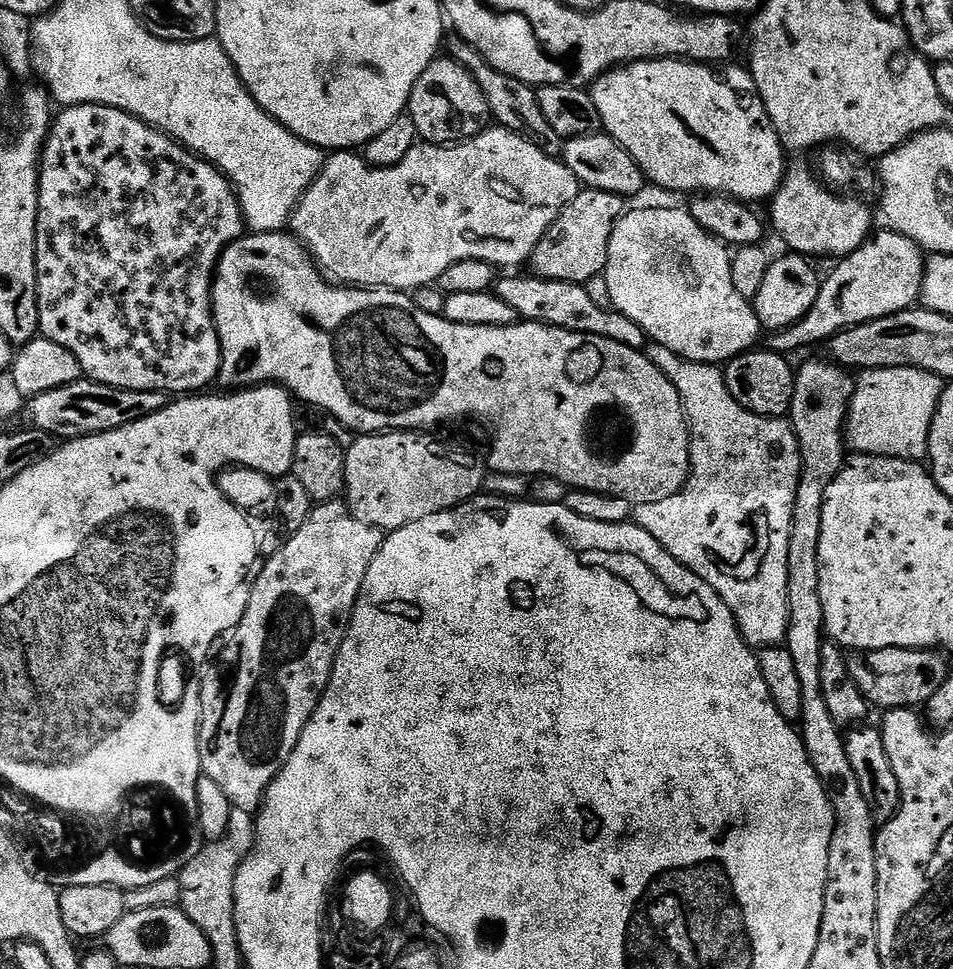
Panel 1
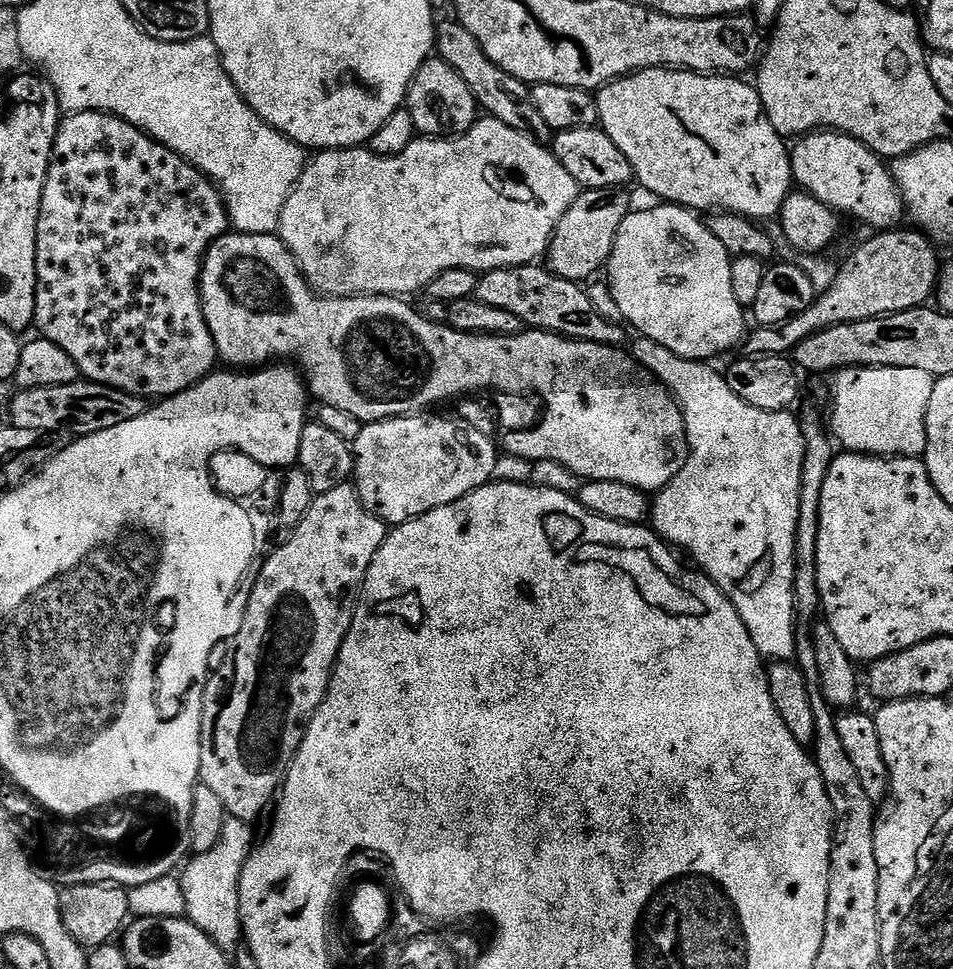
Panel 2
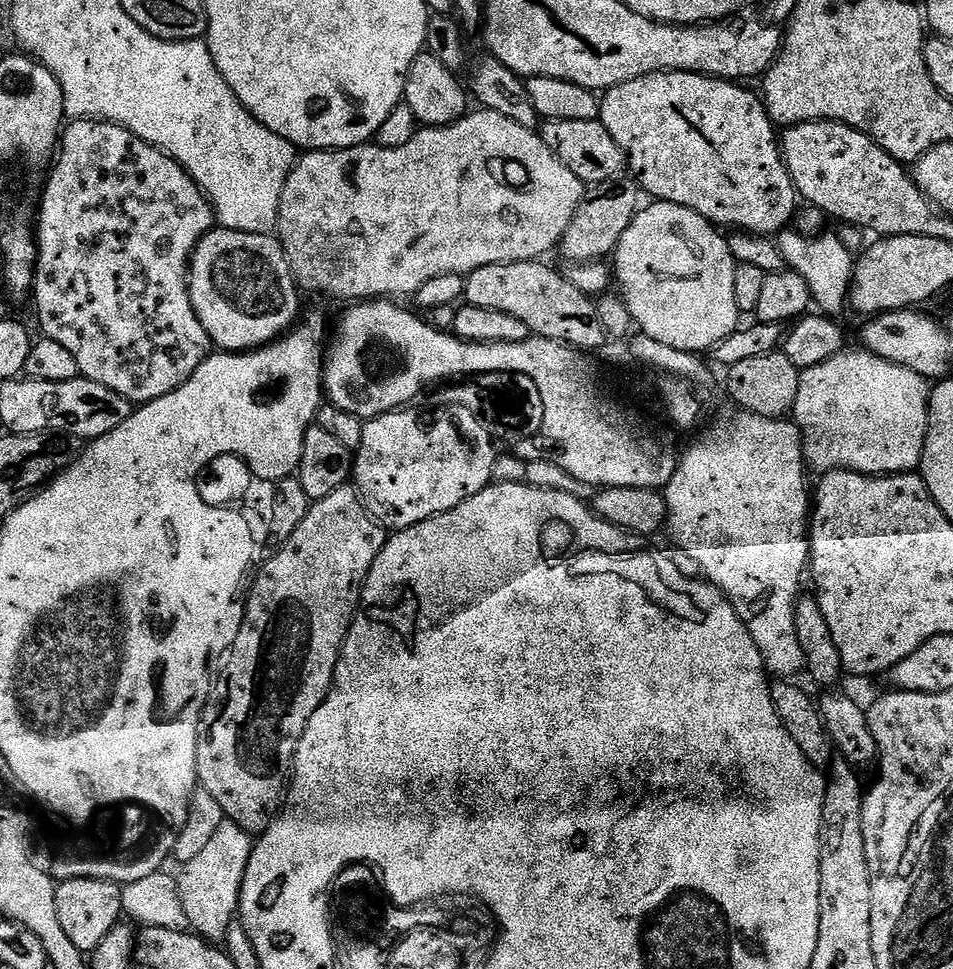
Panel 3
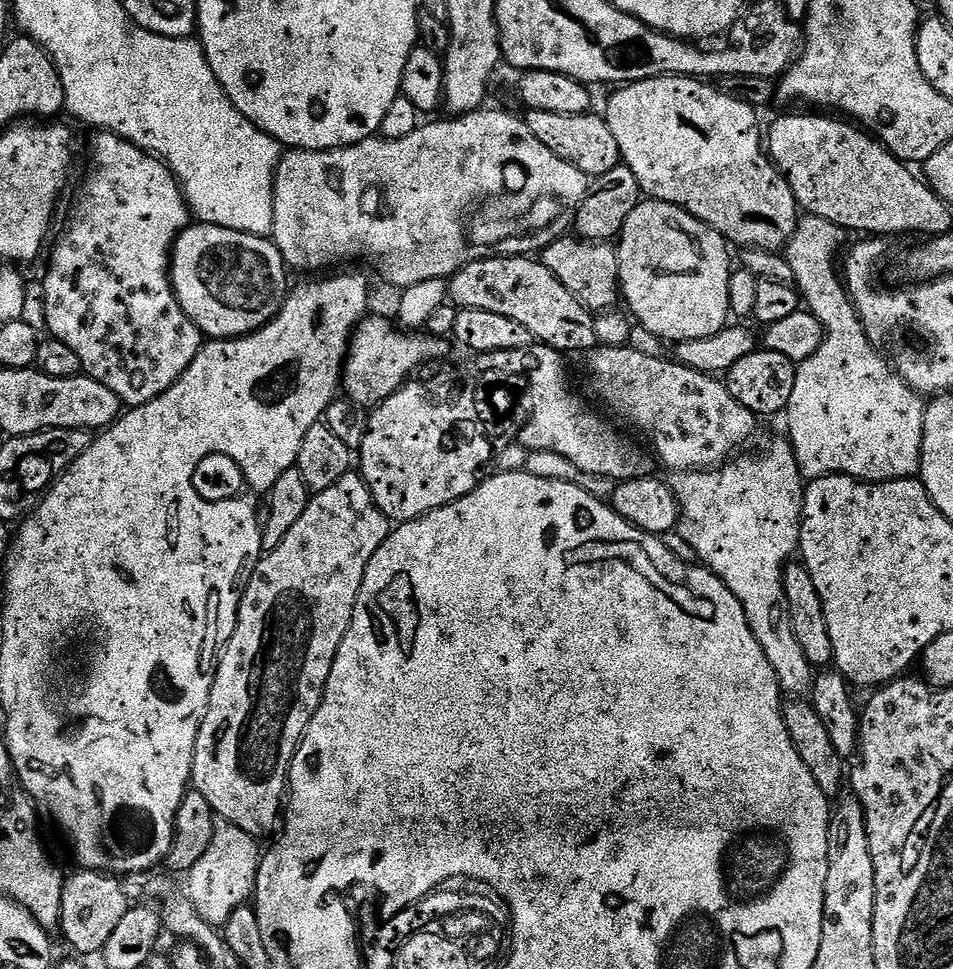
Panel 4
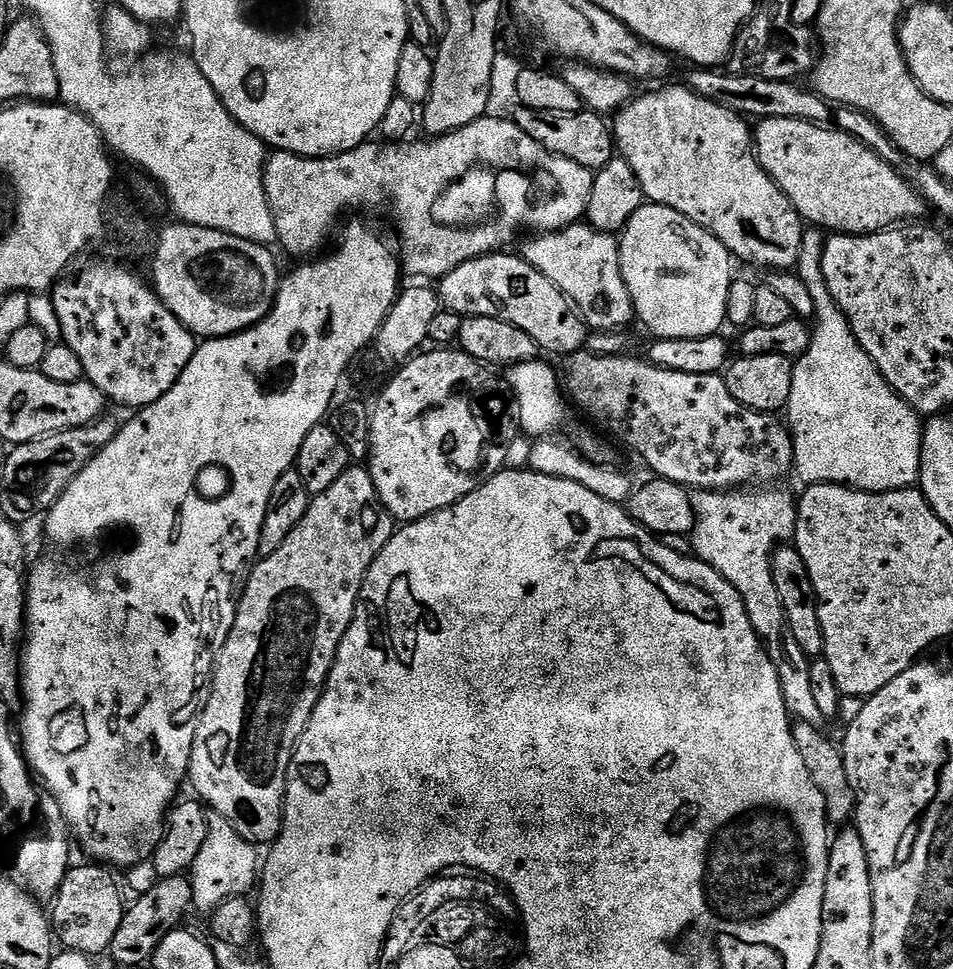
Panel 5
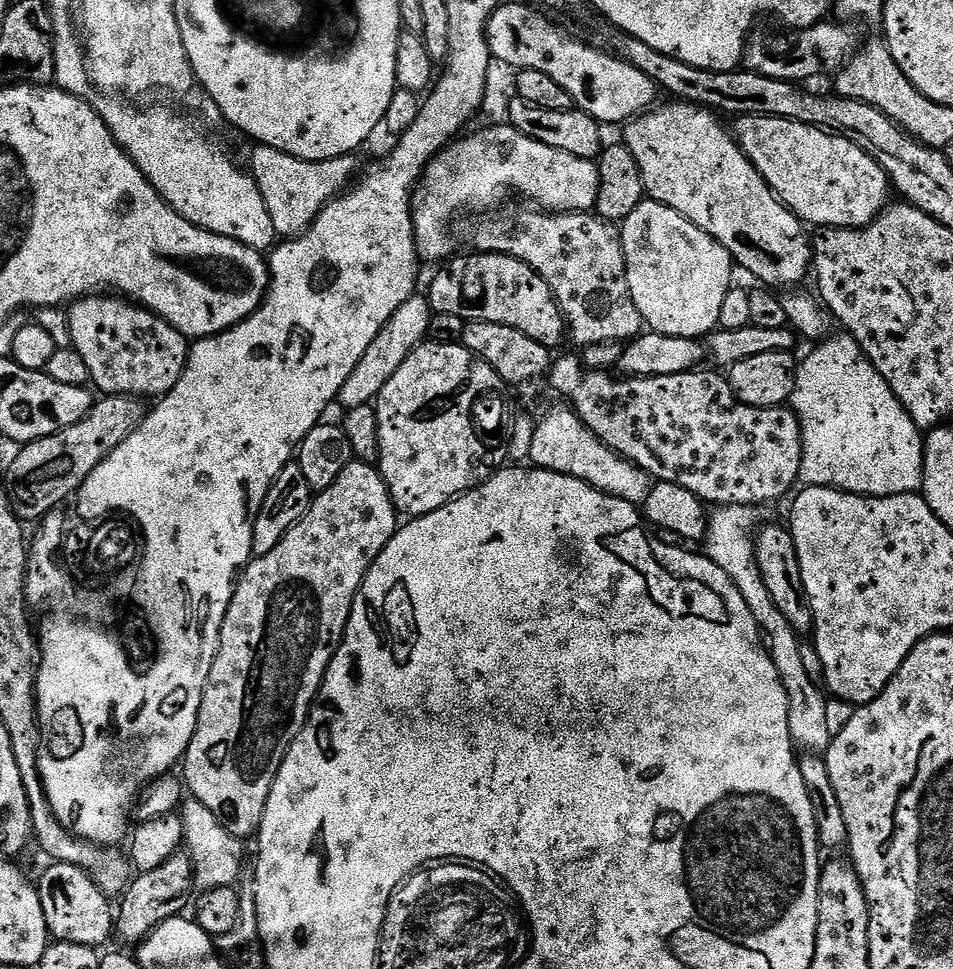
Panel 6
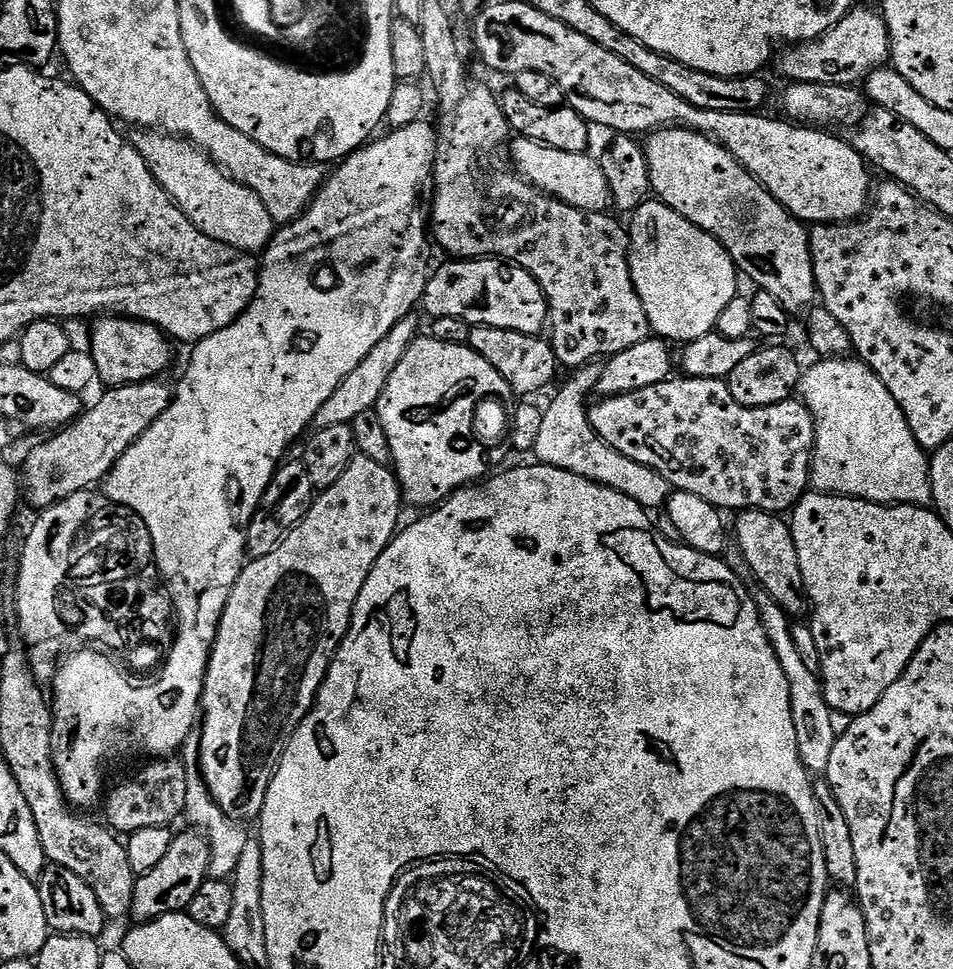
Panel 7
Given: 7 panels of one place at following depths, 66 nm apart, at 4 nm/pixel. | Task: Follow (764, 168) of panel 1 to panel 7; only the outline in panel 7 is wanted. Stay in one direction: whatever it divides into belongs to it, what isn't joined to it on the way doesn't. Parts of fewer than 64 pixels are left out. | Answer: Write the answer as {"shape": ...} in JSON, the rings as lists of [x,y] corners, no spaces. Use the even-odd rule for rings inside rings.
{"shape":[[[657,128],[656,131],[647,133],[642,145],[649,168],[651,195],[655,199],[714,237],[728,251],[737,269],[743,275],[745,272],[756,283],[755,287],[759,291],[774,294],[774,298],[782,302],[788,313],[803,313],[813,307],[818,293],[814,278],[812,247],[808,241],[809,229],[795,216],[790,215],[761,186],[756,177],[750,175],[722,145],[692,128]]]}

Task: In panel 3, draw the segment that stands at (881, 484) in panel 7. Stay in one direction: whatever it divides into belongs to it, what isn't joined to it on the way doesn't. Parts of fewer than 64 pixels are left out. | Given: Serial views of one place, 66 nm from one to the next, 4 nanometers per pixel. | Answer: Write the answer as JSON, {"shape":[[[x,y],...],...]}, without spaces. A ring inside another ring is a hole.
{"shape":[[[789,226],[775,237],[775,242],[778,250],[782,250],[785,265],[804,278],[806,286],[810,286],[812,304],[820,307],[817,309],[823,315],[836,318],[850,300],[854,252],[852,256],[851,250],[838,237],[824,235],[801,232]],[[845,347],[844,351],[826,358],[818,366],[810,366],[800,373],[798,398],[790,416],[804,438],[804,463],[816,474],[845,468],[864,472],[867,476],[890,476],[894,472],[916,472],[928,429],[928,397],[930,384],[901,364],[876,356],[863,347]]]}

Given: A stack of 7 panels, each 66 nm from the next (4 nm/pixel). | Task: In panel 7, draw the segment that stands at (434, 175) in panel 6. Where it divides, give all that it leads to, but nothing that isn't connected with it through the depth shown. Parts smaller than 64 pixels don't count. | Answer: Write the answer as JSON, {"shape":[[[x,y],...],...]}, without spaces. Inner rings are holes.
{"shape":[[[516,138],[511,141],[512,160],[515,171],[523,176],[529,184],[546,196],[552,196],[564,204],[574,206],[583,212],[609,211],[612,195],[606,174],[602,174],[602,166],[595,155],[588,152],[567,152],[554,150],[545,144],[533,140]]]}

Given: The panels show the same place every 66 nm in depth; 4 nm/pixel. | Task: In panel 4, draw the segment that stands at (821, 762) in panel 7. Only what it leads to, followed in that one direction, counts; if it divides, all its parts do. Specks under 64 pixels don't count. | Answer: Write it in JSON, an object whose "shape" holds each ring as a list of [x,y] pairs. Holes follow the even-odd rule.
{"shape":[[[780,438],[780,440],[774,441],[765,452],[760,452],[757,456],[744,455],[745,454],[737,455],[735,458],[729,460],[727,464],[715,470],[676,472],[675,475],[673,475],[674,478],[671,477],[670,483],[672,492],[680,503],[678,534],[697,552],[699,563],[703,565],[703,567],[711,570],[711,572],[732,591],[734,598],[738,598],[738,602],[742,606],[742,610],[746,614],[746,618],[754,630],[754,638],[758,638],[758,646],[762,646],[762,654],[766,654],[766,659],[770,661],[770,666],[774,666],[774,674],[778,678],[781,689],[783,689],[785,693],[792,692],[788,694],[804,694],[811,689],[814,669],[812,663],[806,658],[806,654],[802,654],[802,646],[798,646],[798,638],[794,638],[794,630],[790,626],[786,590],[784,589],[784,570],[789,561],[791,561],[798,552],[798,545],[800,542],[800,519],[802,518],[802,510],[804,509],[804,489],[806,487],[806,481],[800,474],[800,467],[796,461],[796,455],[787,439]]]}

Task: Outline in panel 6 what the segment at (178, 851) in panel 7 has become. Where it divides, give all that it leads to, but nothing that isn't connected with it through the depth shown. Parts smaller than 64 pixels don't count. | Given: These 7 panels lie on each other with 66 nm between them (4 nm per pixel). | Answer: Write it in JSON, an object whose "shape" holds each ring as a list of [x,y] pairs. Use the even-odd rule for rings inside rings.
{"shape":[[[188,854],[174,855],[162,866],[158,866],[158,870],[139,873],[119,901],[115,935],[121,936],[126,943],[132,944],[131,946],[139,945],[162,921],[173,920],[185,911],[183,908],[187,906],[188,899],[190,904],[195,888],[196,870],[192,857]]]}

